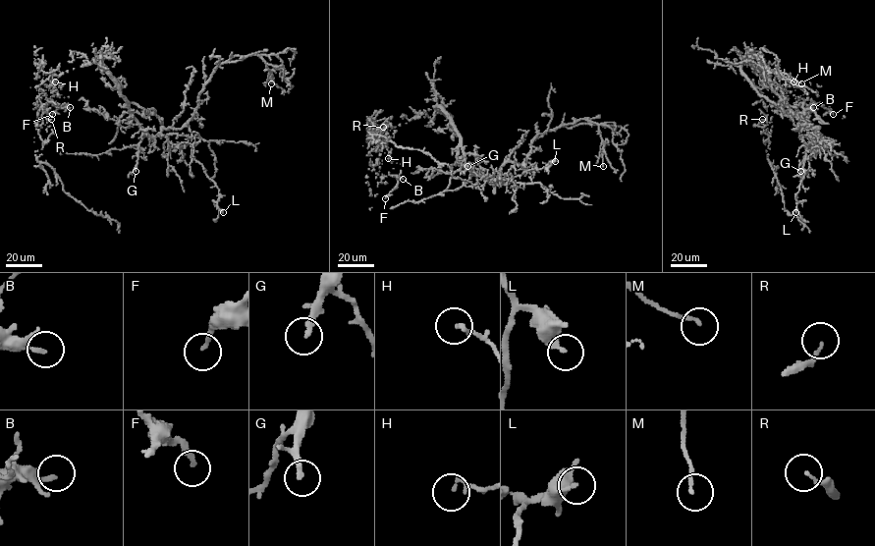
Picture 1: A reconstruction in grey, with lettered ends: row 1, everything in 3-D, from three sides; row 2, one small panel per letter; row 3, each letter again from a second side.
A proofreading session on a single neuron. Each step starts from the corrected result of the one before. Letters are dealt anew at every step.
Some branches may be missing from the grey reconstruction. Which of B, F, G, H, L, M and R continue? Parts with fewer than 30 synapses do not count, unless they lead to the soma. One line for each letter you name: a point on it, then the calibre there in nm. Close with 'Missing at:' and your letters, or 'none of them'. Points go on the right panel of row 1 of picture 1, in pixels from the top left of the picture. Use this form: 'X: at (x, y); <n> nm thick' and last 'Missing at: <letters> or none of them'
G: at (800, 171); 240 nm thick
M: at (801, 83); 140 nm thick
Missing at: G, M

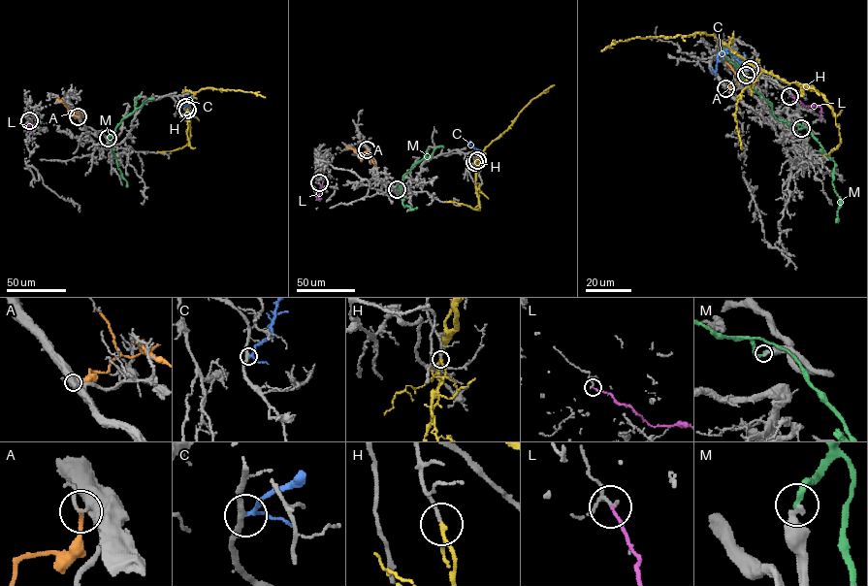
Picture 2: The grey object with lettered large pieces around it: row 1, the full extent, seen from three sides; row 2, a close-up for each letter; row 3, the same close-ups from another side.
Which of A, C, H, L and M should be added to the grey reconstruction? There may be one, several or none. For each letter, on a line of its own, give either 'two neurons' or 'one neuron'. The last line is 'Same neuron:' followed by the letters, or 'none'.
A: two neurons
C: two neurons
H: two neurons
L: two neurons
M: two neurons
Same neuron: none

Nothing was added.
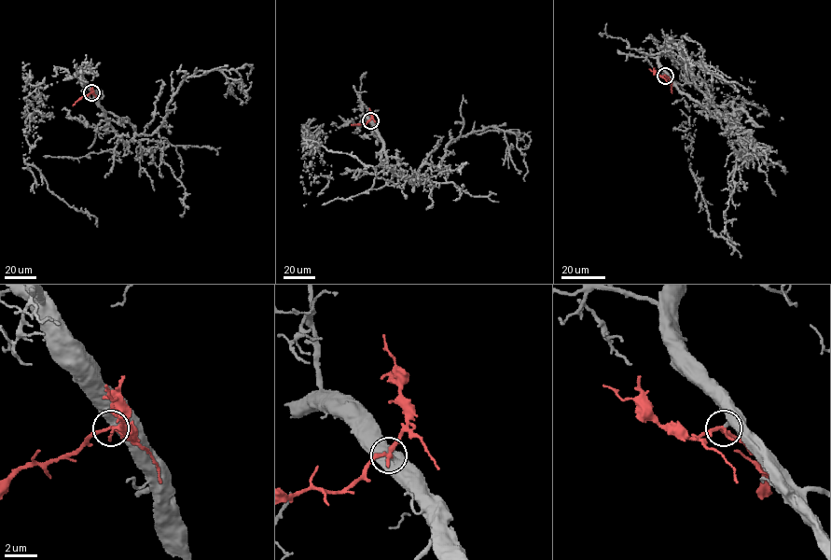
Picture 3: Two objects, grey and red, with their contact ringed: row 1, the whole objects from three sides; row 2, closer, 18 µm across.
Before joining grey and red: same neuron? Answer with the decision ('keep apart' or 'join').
join

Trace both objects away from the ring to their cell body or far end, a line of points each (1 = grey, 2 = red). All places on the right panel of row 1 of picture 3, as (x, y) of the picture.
1: (665, 75), (671, 40), (691, 76), (703, 70), (712, 97), (688, 118), (690, 170), (711, 230), (740, 258)
2: (665, 76), (670, 79), (672, 92)

